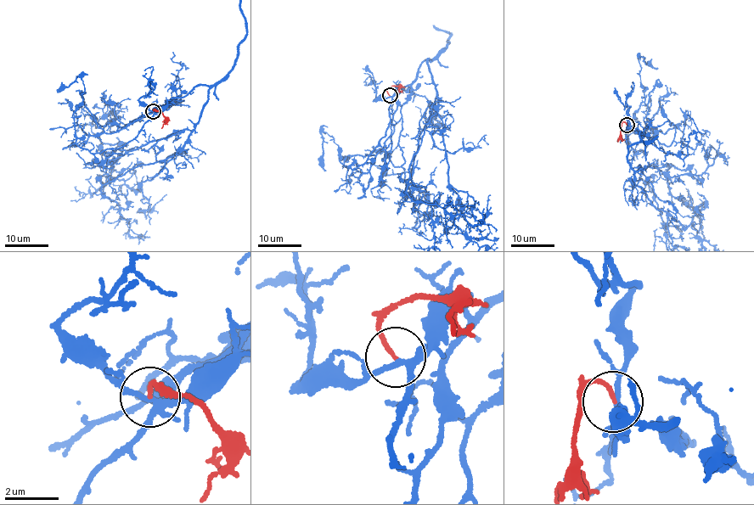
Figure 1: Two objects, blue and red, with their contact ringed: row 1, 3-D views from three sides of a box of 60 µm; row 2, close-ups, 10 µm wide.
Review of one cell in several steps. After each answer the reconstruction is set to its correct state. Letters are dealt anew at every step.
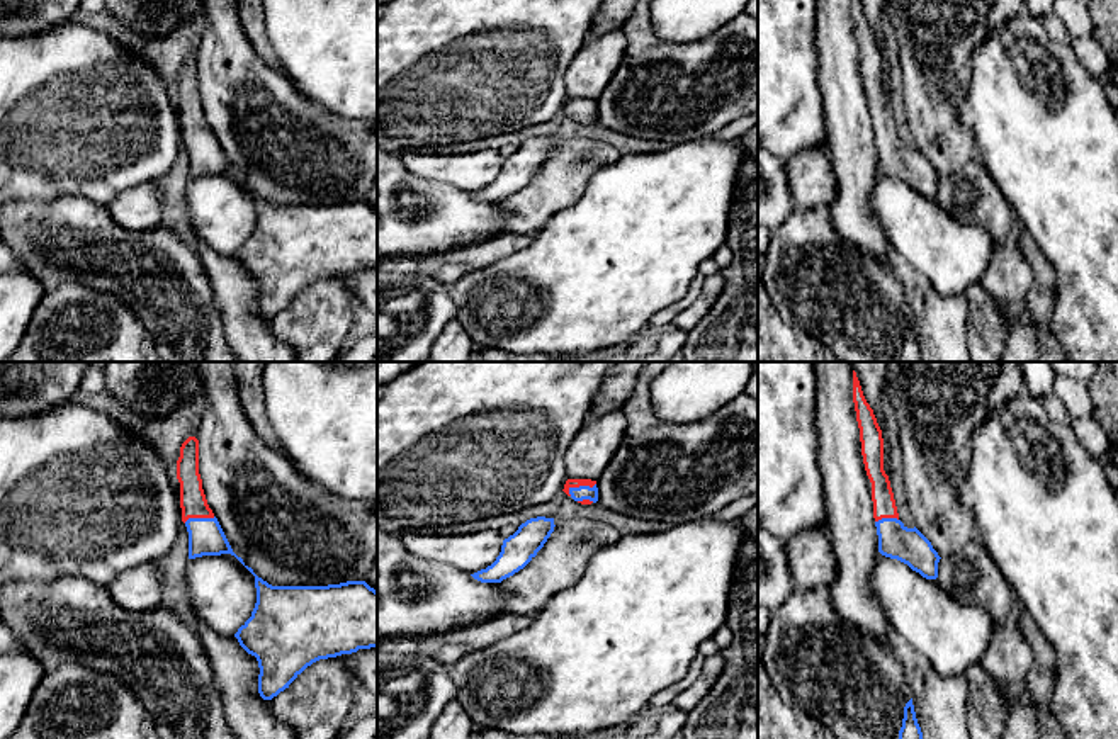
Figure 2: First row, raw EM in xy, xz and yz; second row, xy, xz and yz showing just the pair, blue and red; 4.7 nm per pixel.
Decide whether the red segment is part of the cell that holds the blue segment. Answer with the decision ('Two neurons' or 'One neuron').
One neuron

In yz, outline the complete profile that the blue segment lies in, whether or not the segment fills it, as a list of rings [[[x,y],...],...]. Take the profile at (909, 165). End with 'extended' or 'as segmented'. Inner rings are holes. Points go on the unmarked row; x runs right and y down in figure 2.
[[[853,0],[853,22],[860,48],[861,75],[867,95],[872,102],[873,138],[878,155],[878,172],[907,183],[926,199],[938,197],[940,175],[931,161],[914,146],[907,148],[901,139],[884,90],[884,58],[873,29],[867,22],[860,0]]] | extended

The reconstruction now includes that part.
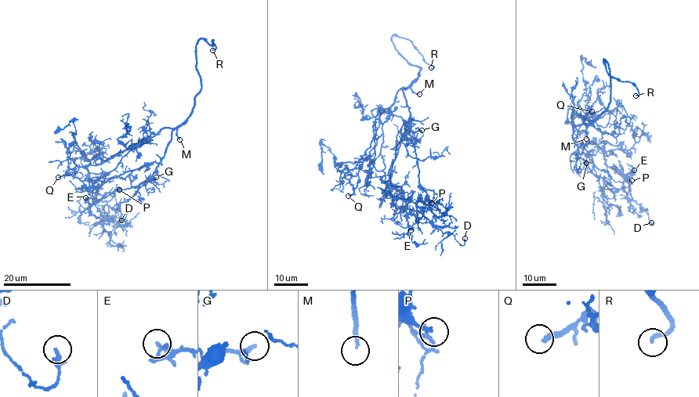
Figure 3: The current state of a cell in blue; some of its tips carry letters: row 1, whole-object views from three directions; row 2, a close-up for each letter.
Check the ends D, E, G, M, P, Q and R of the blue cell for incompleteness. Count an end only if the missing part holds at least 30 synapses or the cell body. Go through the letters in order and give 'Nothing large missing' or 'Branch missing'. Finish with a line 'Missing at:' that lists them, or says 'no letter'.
D: Nothing large missing
E: Nothing large missing
G: Branch missing
M: Branch missing
P: Nothing large missing
Q: Nothing large missing
R: Branch missing
Missing at: G, M, R

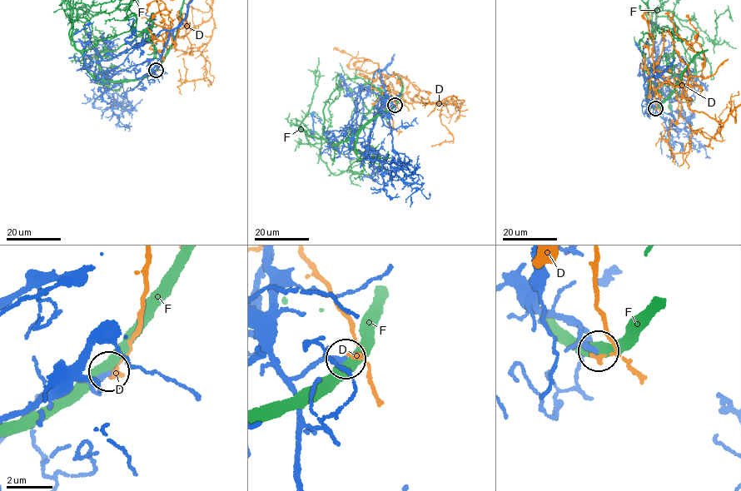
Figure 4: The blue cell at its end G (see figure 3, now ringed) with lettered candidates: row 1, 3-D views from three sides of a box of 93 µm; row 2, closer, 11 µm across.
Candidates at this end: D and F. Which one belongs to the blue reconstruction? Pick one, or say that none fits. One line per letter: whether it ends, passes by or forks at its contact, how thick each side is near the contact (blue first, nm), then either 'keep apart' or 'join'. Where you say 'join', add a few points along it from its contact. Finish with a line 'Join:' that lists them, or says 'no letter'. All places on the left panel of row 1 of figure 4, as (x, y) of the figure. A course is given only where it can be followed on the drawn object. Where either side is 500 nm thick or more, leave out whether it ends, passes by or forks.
D: it ends there; 150 nm thick on the blue side, 150 nm on the other; keep apart
F: it passes by; 150 nm thick on the blue side, 460 nm on the other; keep apart
Join: no letter

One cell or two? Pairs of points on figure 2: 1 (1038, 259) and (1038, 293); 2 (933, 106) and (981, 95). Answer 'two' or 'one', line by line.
1: one
2: two

